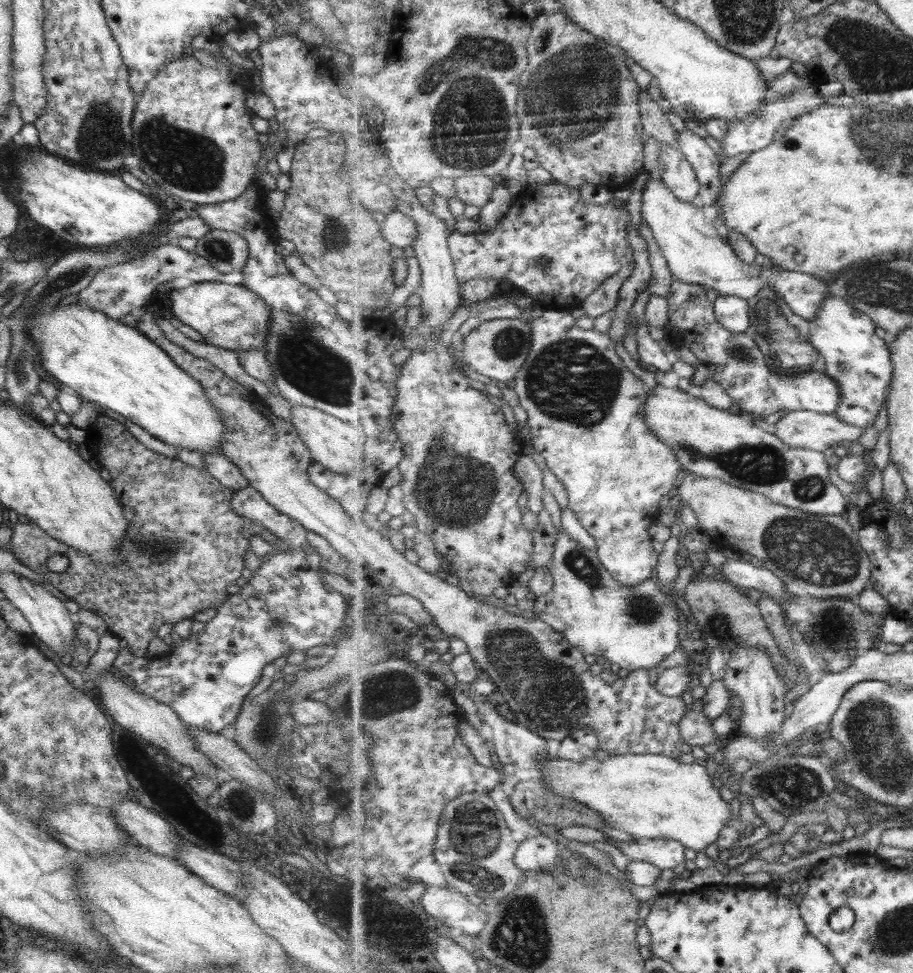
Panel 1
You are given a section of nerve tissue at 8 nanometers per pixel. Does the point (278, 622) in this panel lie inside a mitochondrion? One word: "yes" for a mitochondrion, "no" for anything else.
yes

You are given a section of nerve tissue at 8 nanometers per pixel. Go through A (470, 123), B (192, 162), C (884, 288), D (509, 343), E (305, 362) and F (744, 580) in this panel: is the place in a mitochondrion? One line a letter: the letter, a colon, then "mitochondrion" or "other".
A: mitochondrion
B: mitochondrion
C: mitochondrion
D: mitochondrion
E: mitochondrion
F: other

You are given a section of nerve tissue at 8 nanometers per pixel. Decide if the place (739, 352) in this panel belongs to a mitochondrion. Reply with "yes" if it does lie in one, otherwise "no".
yes

